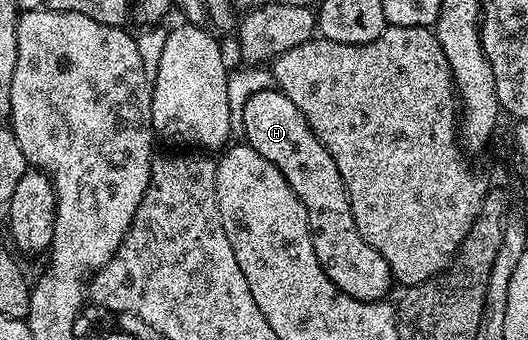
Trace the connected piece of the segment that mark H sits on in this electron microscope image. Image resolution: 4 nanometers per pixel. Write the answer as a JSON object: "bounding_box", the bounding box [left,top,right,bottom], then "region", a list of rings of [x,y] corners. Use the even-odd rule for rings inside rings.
{"bounding_box":[241,88,391,302],"region":[[[277,88],[255,92],[243,110],[241,128],[248,146],[255,148],[263,160],[271,160],[271,164],[283,172],[287,184],[291,184],[295,196],[305,205],[309,226],[313,230],[315,256],[329,279],[353,298],[364,302],[384,299],[388,295],[385,293],[389,290],[389,278],[391,282],[389,261],[358,236],[353,225],[349,191],[337,167],[338,159],[333,158],[317,139],[290,95]]]}

